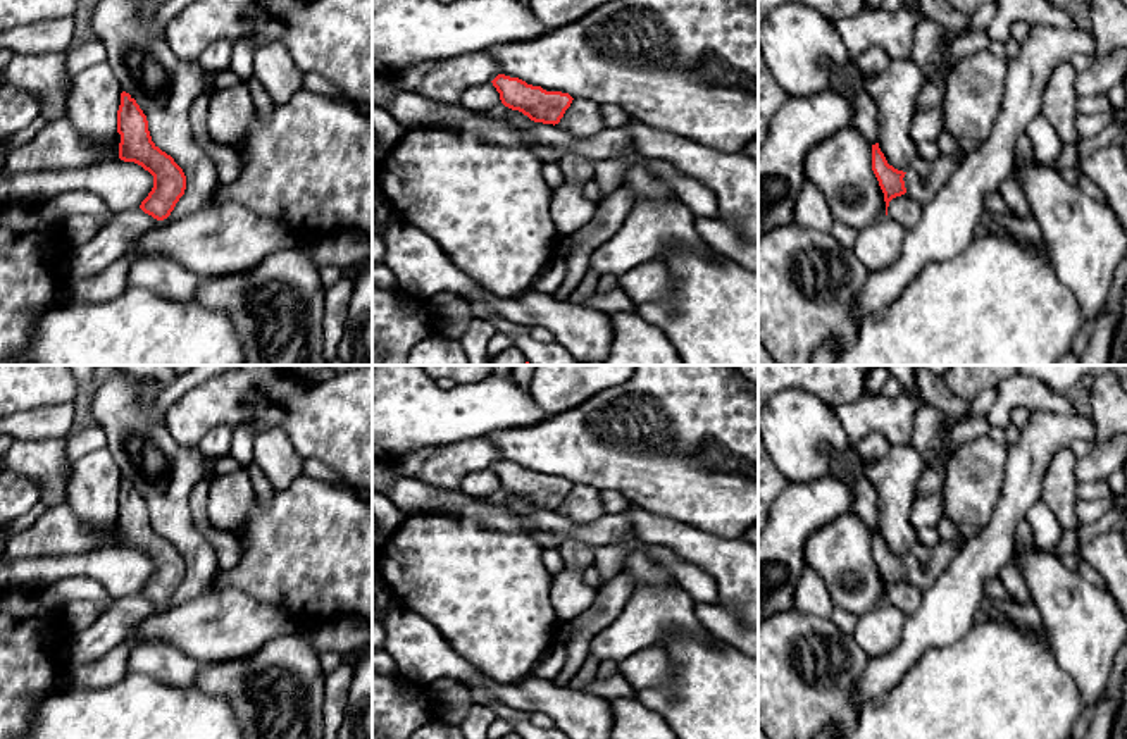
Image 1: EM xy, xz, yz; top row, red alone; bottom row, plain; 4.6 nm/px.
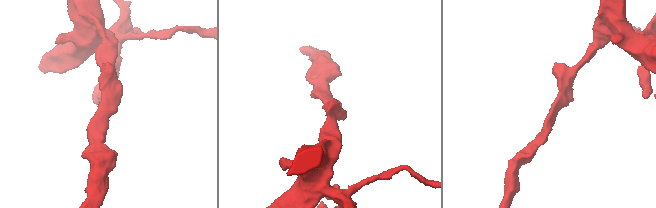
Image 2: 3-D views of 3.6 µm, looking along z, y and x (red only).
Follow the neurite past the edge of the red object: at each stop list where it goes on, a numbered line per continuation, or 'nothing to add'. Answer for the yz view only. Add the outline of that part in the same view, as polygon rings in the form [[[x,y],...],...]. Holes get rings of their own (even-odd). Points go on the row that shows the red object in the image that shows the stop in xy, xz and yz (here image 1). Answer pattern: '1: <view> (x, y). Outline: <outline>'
1: yz (924, 190). Outline: [[[958,146],[956,155],[939,155],[932,162],[932,171],[927,177],[906,172],[903,181],[906,195],[920,202],[922,205],[934,200],[939,189],[946,184],[956,165],[965,158],[965,152]]]

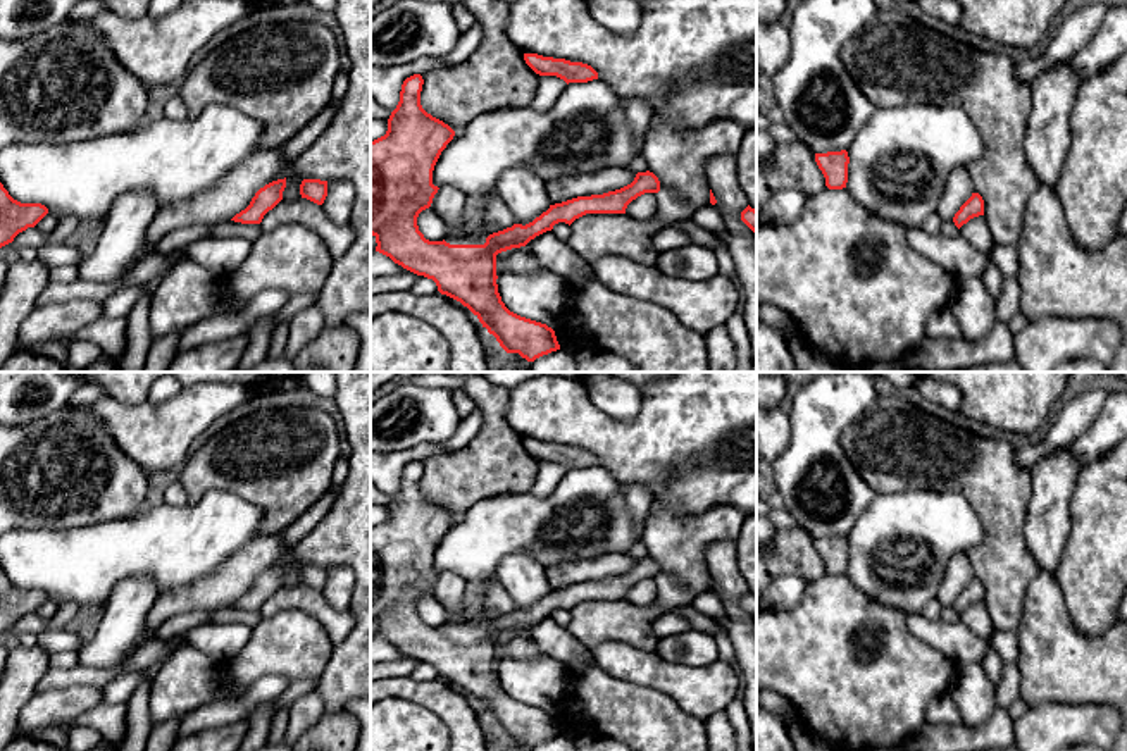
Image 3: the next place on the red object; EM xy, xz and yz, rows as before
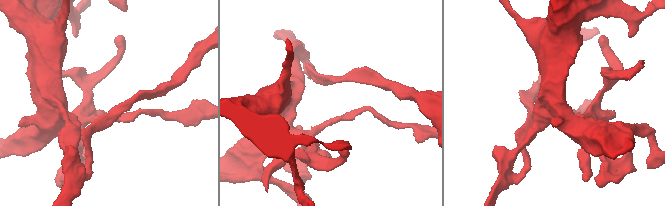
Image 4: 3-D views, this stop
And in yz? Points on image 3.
nothing to add

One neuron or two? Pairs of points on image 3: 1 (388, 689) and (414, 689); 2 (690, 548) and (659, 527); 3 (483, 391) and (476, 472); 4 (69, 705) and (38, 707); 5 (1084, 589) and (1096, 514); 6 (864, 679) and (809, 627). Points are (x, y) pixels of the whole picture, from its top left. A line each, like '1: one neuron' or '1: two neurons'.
1: one neuron
2: one neuron
3: one neuron
4: one neuron
5: one neuron
6: one neuron

